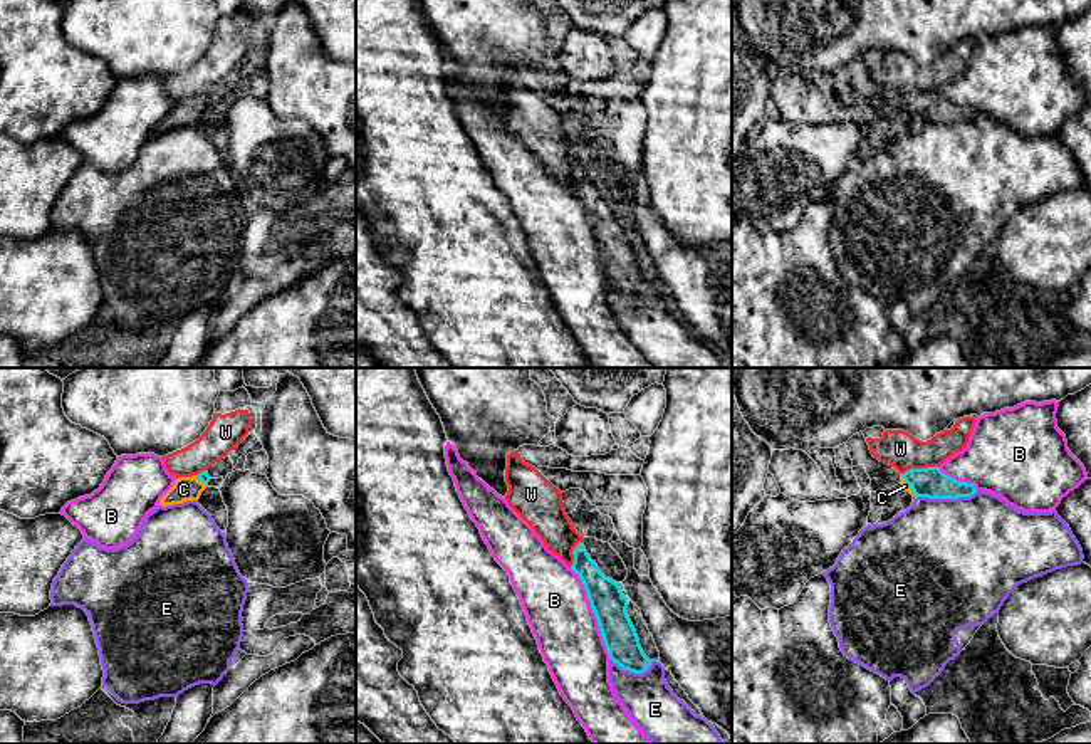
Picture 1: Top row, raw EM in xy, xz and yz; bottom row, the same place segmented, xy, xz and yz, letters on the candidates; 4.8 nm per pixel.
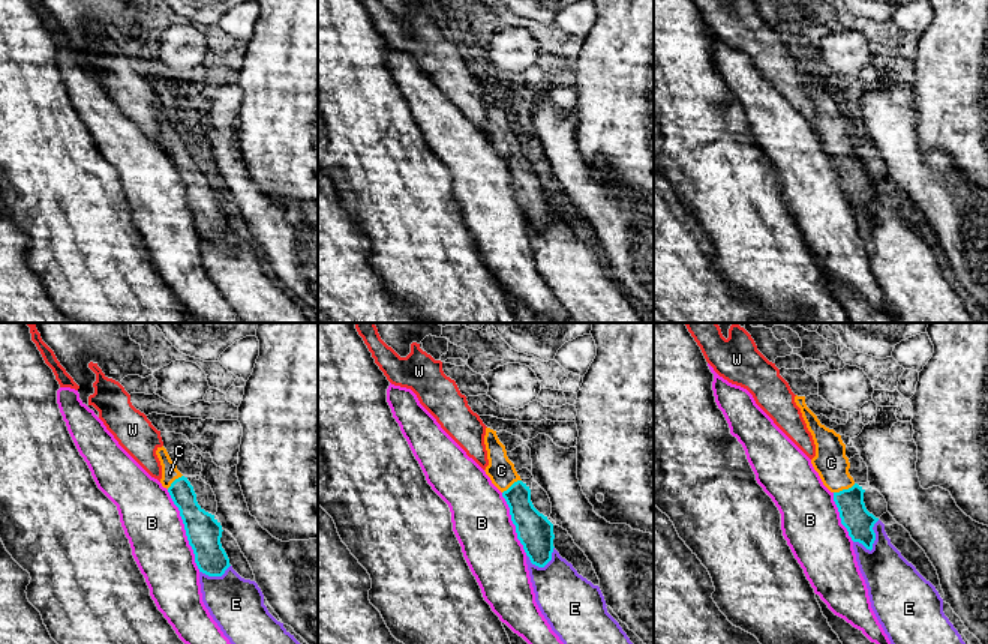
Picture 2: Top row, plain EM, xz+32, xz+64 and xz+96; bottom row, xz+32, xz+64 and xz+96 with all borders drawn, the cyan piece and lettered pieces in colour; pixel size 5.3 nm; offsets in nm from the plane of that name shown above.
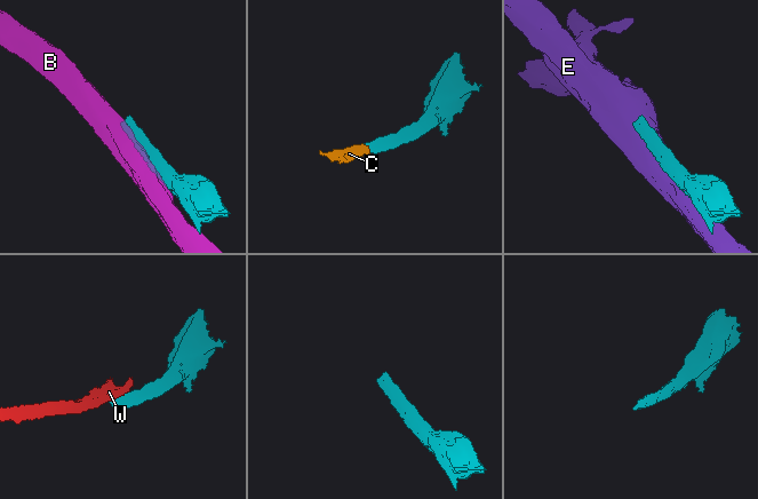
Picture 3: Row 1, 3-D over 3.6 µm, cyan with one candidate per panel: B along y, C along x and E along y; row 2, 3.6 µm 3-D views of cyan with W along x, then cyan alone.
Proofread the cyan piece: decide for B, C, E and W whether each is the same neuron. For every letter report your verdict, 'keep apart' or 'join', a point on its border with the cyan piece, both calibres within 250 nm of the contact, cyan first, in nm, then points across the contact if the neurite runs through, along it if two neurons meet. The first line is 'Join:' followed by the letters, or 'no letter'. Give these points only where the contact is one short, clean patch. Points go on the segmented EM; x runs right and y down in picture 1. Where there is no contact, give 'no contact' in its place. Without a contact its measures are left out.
Join: C
B: keep apart; meets cyan in xz at (595, 613); 160 nm thick on the cyan side, 300 nm on the other
C: join; meets cyan in yz at (908, 484); 150 nm thick on the cyan side, 40 nm on the other; runs through yz (930, 482), (908, 484), (905, 486)
E: keep apart; meets cyan in yz at (947, 497); 150 nm thick on the cyan side, 500 nm on the other
W: keep apart; meets cyan in yz at (920, 469); 150 nm thick on the cyan side, 180 nm on the other; border along yz (939, 466), (910, 467), (903, 474)

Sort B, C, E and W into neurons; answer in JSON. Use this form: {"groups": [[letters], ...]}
{"groups": [["B"], ["C"], ["E"], ["W"]]}

